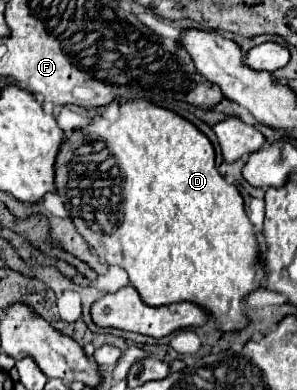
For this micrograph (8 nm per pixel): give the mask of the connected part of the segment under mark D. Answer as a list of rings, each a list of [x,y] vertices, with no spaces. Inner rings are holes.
[[[130,101],[120,105],[120,117],[116,121],[110,121],[106,117],[94,117],[86,127],[74,129],[72,135],[66,135],[62,141],[62,147],[56,155],[54,163],[54,181],[56,191],[62,197],[66,211],[70,213],[78,233],[86,239],[86,243],[96,251],[100,259],[104,259],[108,265],[118,265],[128,271],[130,283],[138,289],[142,301],[152,307],[180,303],[180,301],[192,301],[202,305],[218,323],[222,331],[236,331],[246,325],[246,317],[242,311],[242,297],[256,289],[260,283],[256,281],[256,263],[258,263],[258,237],[252,229],[252,223],[248,221],[248,215],[244,211],[244,199],[240,191],[234,185],[228,185],[224,177],[216,169],[216,153],[210,143],[210,139],[188,119],[180,117],[178,113],[172,113],[164,107],[158,107],[150,101]]]

